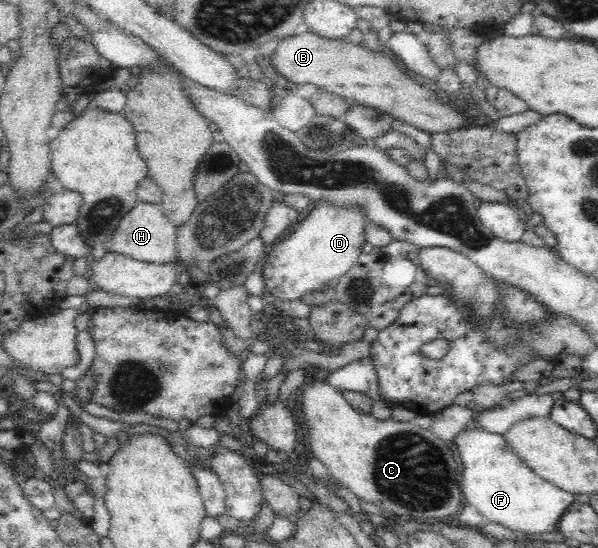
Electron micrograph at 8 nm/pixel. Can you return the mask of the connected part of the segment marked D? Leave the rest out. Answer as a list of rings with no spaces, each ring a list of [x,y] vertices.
[[[328,201],[317,202],[314,208],[303,214],[297,224],[293,226],[287,234],[285,234],[285,239],[274,243],[270,247],[263,270],[263,282],[265,283],[265,290],[270,292],[271,296],[274,298],[281,300],[281,302],[301,302],[307,296],[307,294],[318,293],[324,290],[329,291],[333,284],[335,284],[337,281],[339,281],[339,279],[343,278],[348,273],[349,269],[355,265],[355,260],[361,255],[362,245],[366,242],[364,240],[364,225],[367,222],[369,221],[366,221],[364,213],[360,211],[360,209],[357,209],[357,211],[354,209],[339,209],[332,203],[328,203]]]

